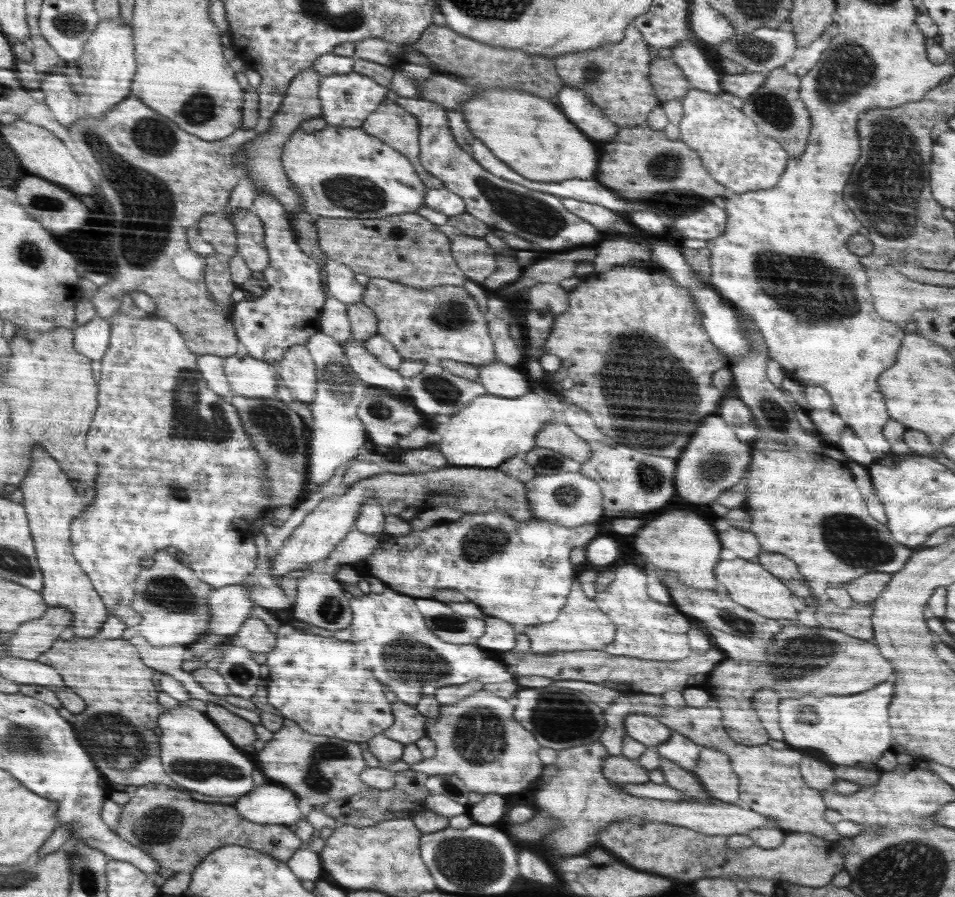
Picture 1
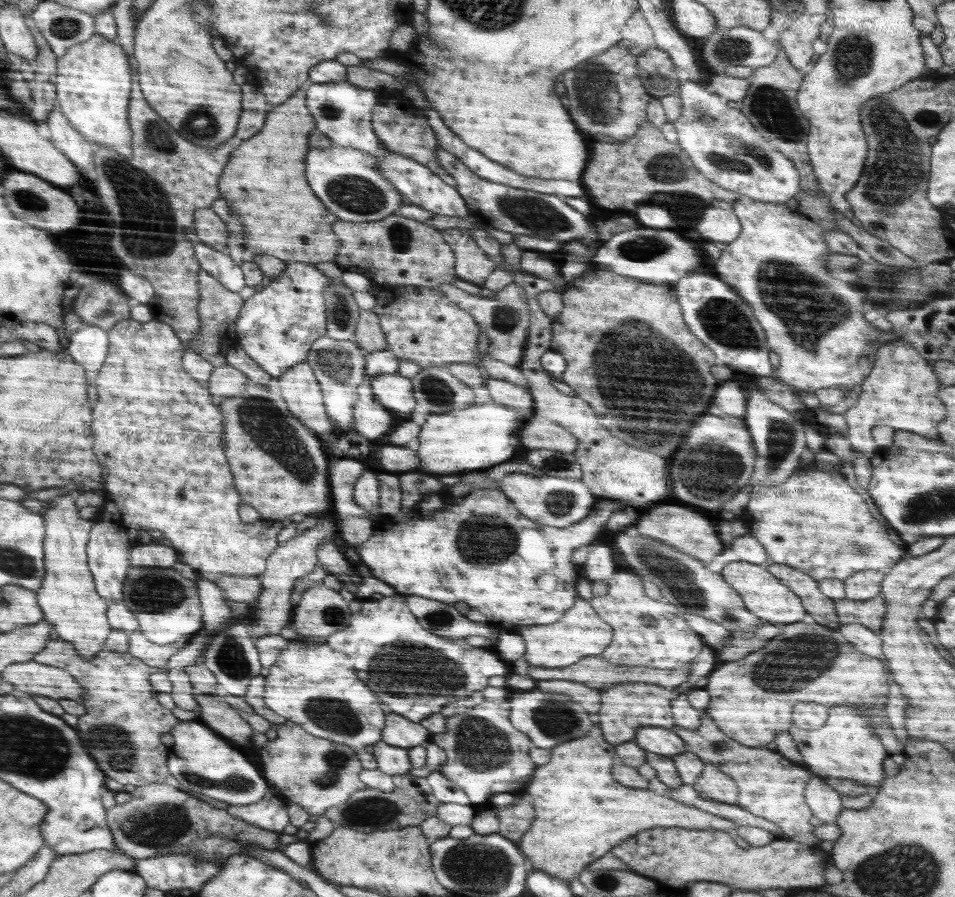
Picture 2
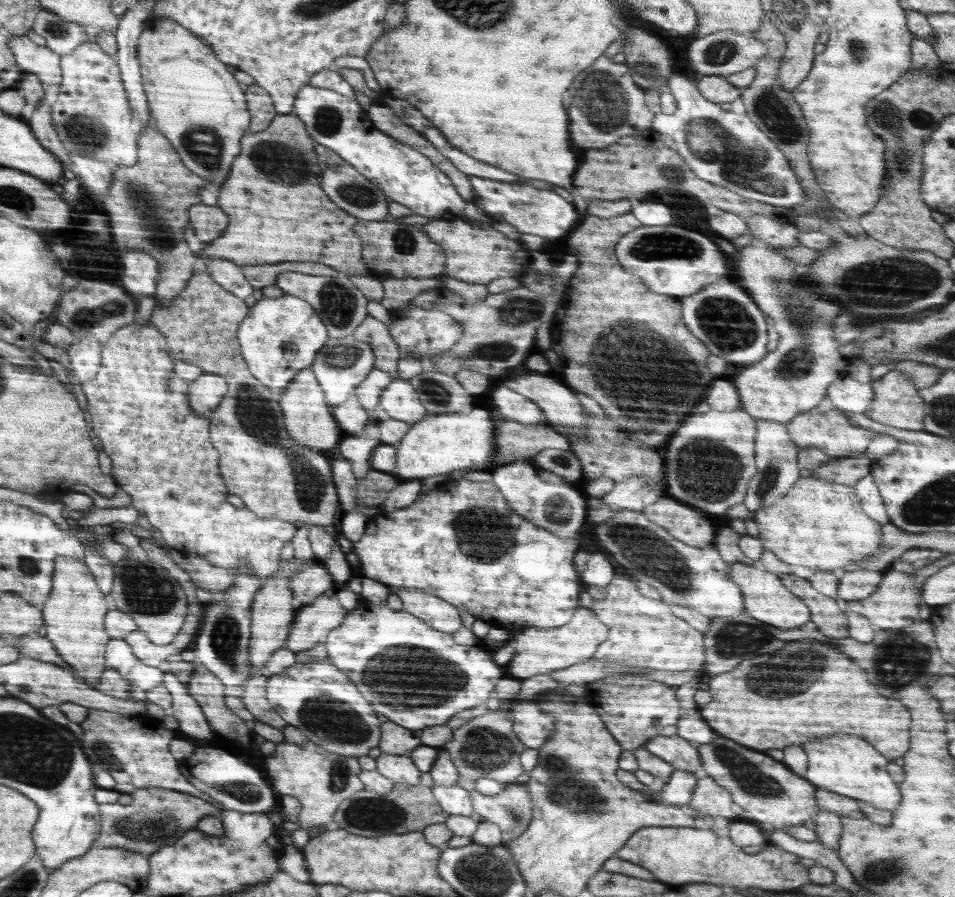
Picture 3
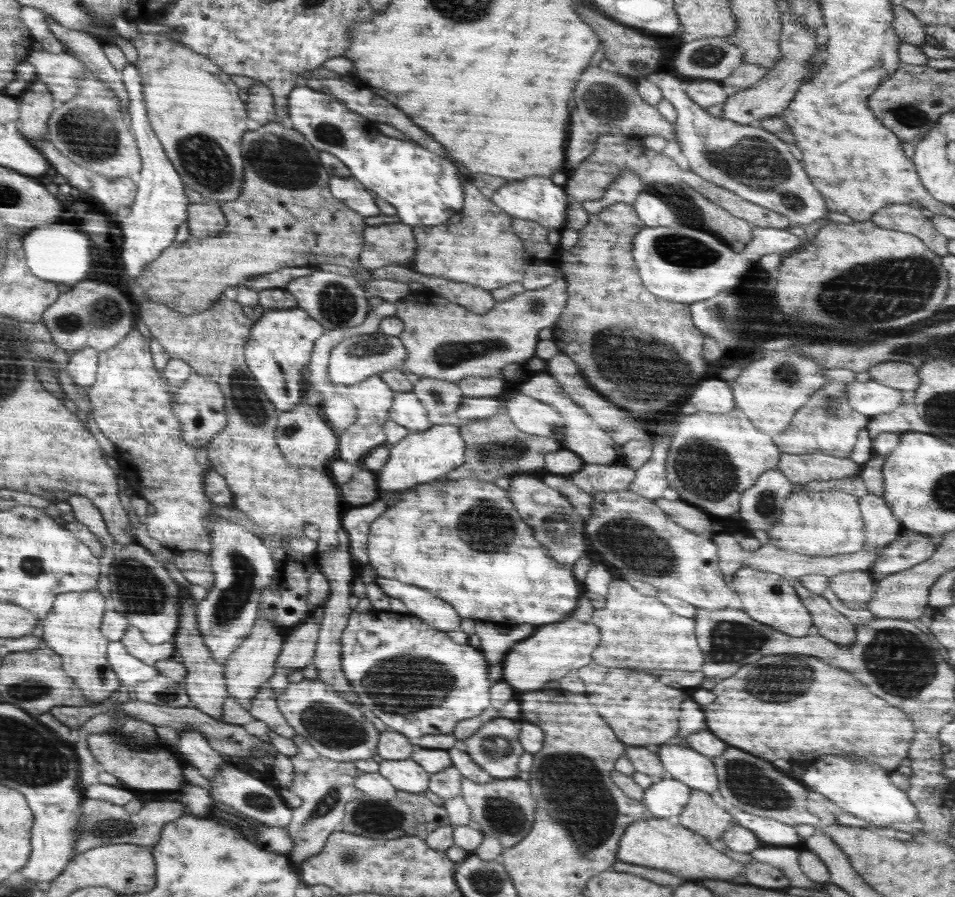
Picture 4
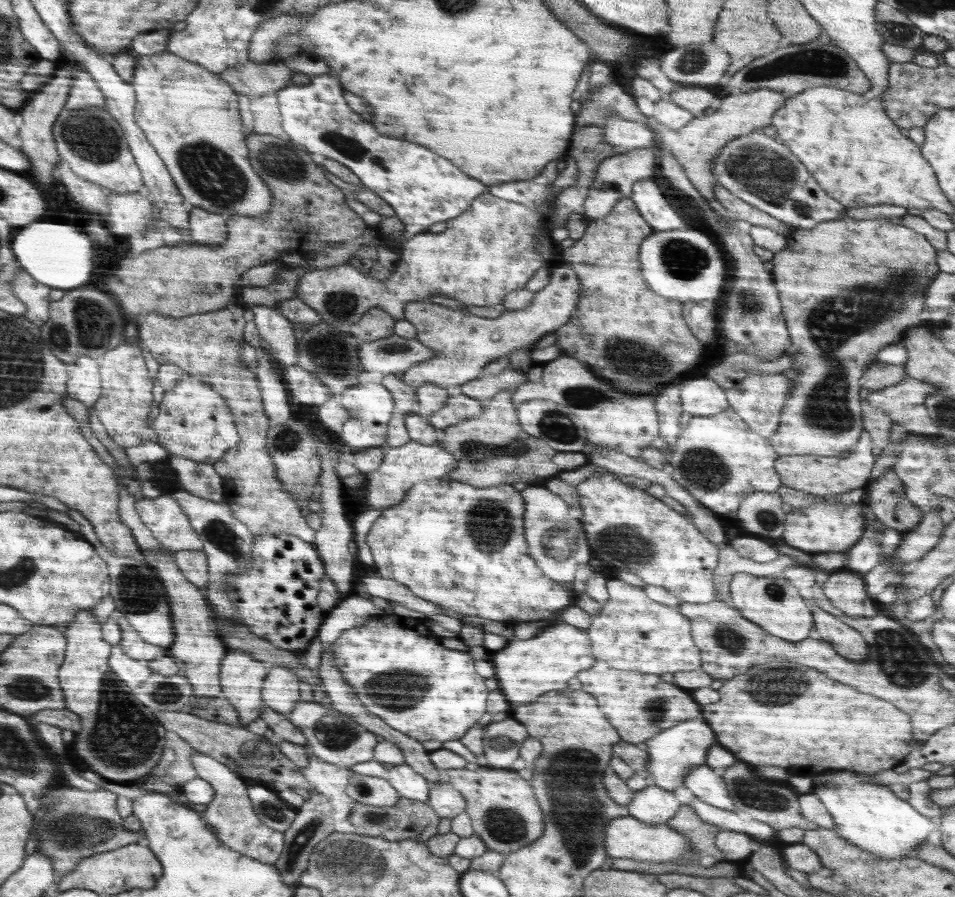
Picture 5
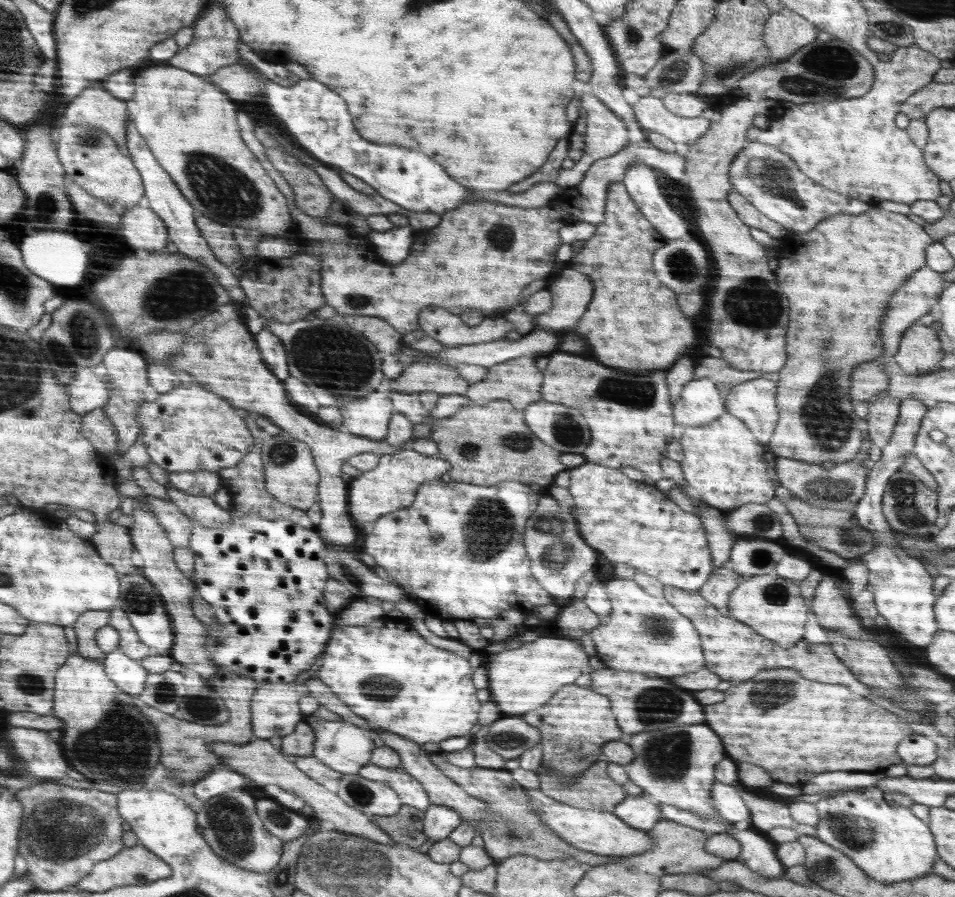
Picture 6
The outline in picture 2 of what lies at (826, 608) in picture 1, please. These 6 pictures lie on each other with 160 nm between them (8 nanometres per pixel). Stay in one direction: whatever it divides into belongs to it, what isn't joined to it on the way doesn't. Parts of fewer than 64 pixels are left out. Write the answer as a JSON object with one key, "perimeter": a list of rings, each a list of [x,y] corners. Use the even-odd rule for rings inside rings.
{"perimeter":[[[879,593],[866,602],[856,602],[856,600],[834,600],[836,614],[840,624],[862,624],[867,626],[872,632],[878,632],[883,625],[886,605],[884,597]]]}

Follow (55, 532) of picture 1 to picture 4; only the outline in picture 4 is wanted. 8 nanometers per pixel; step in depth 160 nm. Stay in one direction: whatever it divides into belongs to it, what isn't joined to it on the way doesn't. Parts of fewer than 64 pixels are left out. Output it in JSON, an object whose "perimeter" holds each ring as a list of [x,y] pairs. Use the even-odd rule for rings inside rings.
{"perimeter":[[[98,589],[88,592],[68,592],[56,598],[56,612],[48,614],[40,620],[43,628],[42,638],[60,656],[63,669],[75,681],[76,686],[83,692],[83,696],[90,701],[88,706],[100,706],[102,701],[112,696],[122,685],[117,673],[107,659],[107,647],[110,641],[102,633],[102,622],[105,598]]]}

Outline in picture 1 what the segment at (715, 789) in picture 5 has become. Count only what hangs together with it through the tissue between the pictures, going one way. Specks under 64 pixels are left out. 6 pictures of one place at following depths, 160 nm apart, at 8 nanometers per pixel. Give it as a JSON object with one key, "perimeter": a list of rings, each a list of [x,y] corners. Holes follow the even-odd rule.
{"perimeter":[[[640,712],[628,714],[624,720],[624,728],[628,736],[640,740],[642,744],[652,744],[652,746],[666,742],[672,736],[672,728],[666,728],[654,716],[646,716]]]}

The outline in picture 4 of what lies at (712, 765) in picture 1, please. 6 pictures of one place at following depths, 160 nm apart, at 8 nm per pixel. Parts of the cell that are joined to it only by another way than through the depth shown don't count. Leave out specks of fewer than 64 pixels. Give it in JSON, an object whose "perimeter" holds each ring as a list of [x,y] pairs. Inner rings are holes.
{"perimeter":[[[691,789],[684,810],[674,820],[709,843],[720,838],[732,825],[732,815],[712,801],[713,795]]]}

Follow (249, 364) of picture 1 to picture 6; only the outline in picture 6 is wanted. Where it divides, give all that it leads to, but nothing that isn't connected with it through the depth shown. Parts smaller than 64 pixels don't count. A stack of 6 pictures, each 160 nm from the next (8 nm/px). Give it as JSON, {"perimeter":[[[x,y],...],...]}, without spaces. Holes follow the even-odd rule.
{"perimeter":[[[183,380],[170,392],[159,394],[153,402],[144,401],[139,406],[139,423],[152,463],[160,468],[170,473],[218,472],[242,462],[256,444],[243,414],[211,389]]]}

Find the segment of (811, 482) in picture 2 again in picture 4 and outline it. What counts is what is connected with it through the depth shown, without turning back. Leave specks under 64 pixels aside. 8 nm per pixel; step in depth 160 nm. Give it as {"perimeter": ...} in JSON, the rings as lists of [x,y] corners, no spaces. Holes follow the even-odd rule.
{"perimeter":[[[841,490],[793,491],[785,500],[782,516],[767,530],[769,543],[778,548],[812,557],[852,554],[866,544],[859,499]]]}

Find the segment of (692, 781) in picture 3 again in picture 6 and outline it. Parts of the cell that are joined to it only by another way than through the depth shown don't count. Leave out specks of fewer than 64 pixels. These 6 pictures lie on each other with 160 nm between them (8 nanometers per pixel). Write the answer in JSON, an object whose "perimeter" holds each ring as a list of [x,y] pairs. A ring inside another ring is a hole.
{"perimeter":[[[645,794],[627,796],[614,807],[612,813],[618,819],[622,819],[629,827],[644,830],[644,832],[649,832],[661,820],[661,810],[658,804]]]}

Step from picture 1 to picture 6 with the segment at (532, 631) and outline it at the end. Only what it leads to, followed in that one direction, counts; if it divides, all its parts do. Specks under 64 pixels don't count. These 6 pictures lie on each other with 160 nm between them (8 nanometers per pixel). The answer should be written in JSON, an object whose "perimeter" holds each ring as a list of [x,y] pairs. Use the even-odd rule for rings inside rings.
{"perimeter":[[[540,638],[536,642],[524,644],[516,650],[506,650],[500,654],[494,654],[494,658],[488,664],[488,688],[492,690],[492,700],[498,704],[498,708],[504,714],[524,714],[528,710],[536,710],[544,706],[564,684],[574,683],[576,676],[590,672],[590,658],[584,651],[578,640],[568,640],[568,638]]]}

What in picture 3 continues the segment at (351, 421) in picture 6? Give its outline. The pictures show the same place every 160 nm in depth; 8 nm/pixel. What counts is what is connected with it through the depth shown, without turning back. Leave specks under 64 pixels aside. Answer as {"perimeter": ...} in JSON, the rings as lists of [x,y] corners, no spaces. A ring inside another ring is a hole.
{"perimeter":[[[375,366],[368,373],[368,376],[356,387],[356,396],[359,398],[360,404],[363,404],[363,407],[372,414],[369,419],[369,424],[379,424],[374,413],[374,407],[379,403],[382,392],[391,383],[391,374]],[[350,436],[346,440],[340,440],[336,448],[340,448],[340,452],[344,454],[344,458],[349,460],[352,465],[354,476],[357,480],[364,478],[370,471],[371,455],[374,450],[382,443],[382,439],[363,436]]]}

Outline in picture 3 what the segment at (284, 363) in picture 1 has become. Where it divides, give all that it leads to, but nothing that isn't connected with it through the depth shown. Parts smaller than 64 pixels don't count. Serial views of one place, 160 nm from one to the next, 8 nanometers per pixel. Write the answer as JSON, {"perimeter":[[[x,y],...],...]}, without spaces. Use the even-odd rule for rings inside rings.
{"perimeter":[[[311,367],[300,369],[288,383],[285,391],[277,398],[282,405],[283,417],[291,439],[316,452],[331,454],[340,442],[340,430],[332,418],[332,408],[326,406],[324,391],[320,388]]]}

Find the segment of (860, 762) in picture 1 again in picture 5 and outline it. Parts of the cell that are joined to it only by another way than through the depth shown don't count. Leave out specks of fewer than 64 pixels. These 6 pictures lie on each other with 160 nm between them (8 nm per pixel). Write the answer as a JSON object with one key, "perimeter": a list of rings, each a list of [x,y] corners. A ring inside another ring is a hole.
{"perimeter":[[[836,770],[824,774],[828,782],[814,784],[814,794],[824,802],[829,814],[832,814],[835,827],[832,832],[840,840],[854,844],[862,850],[871,852],[879,859],[903,859],[913,856],[910,852],[930,834],[930,820],[920,816],[906,800],[894,796],[886,786],[874,784],[850,770]]]}

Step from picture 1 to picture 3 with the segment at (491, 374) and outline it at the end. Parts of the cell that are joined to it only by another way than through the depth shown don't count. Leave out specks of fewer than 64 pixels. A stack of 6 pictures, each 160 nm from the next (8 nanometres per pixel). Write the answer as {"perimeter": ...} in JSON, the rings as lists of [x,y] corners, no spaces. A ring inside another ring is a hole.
{"perimeter":[[[498,386],[494,390],[494,402],[498,404],[504,418],[512,418],[522,424],[544,424],[547,422],[544,413],[537,404],[506,386]]]}

